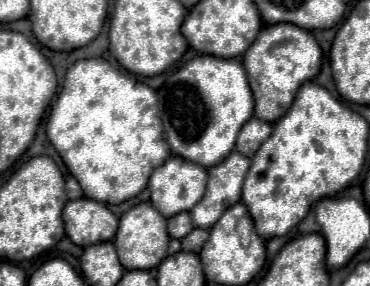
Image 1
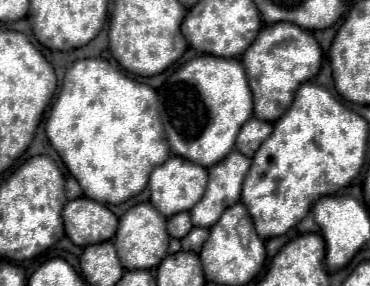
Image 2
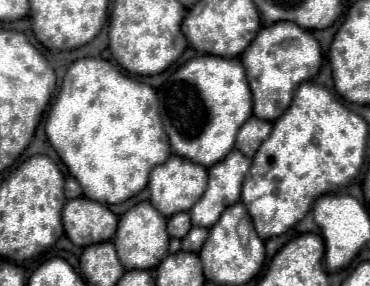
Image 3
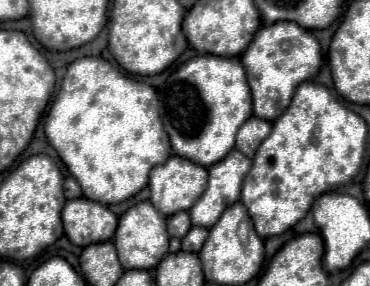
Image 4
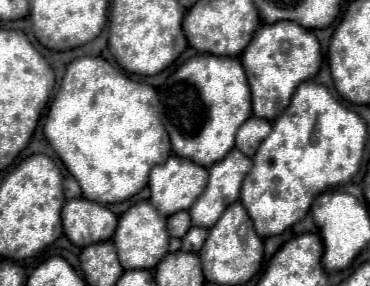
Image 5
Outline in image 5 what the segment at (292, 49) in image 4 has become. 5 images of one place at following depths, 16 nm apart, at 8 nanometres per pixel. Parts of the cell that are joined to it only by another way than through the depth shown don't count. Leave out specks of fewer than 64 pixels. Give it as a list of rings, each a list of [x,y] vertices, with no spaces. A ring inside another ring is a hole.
[[[276,22],[256,30],[252,44],[248,44],[240,60],[246,70],[250,90],[254,92],[252,94],[254,116],[274,120],[284,112],[284,108],[288,108],[296,86],[318,74],[322,56],[320,56],[320,44],[310,30],[300,28],[300,24],[292,22]]]

